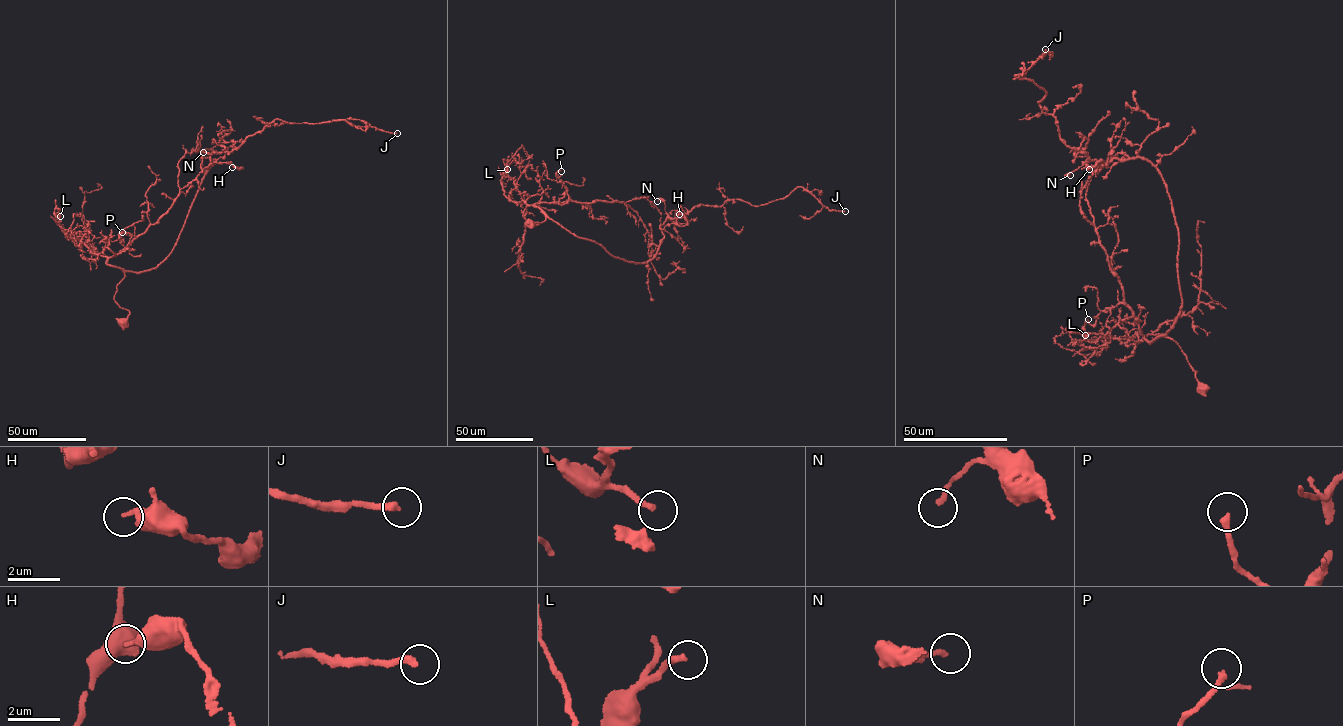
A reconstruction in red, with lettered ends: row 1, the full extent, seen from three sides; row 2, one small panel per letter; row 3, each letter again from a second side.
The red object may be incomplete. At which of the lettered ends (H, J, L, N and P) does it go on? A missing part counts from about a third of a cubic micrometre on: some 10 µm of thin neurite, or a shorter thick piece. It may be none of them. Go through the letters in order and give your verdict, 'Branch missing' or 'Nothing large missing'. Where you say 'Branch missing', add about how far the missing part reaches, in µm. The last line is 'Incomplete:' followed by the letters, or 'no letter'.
H: Nothing large missing
J: Branch missing. Missing length about 25 µm
L: Branch missing. Missing length about 30 µm
N: Nothing large missing
P: Nothing large missing
Incomplete: J, L

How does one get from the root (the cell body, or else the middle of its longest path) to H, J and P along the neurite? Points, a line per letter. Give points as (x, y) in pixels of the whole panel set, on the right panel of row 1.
H: (1202, 387), (1181, 348), (1157, 337), (1182, 304), (1178, 227), (1160, 172), (1137, 157), (1089, 169)
J: (1202, 387), (1157, 337), (1182, 304), (1162, 176), (1063, 142), (1043, 88), (1015, 76), (1045, 49)
P: (1202, 387), (1181, 348), (1163, 336), (1148, 342), (1123, 303), (1101, 311), (1094, 325), (1088, 319)

